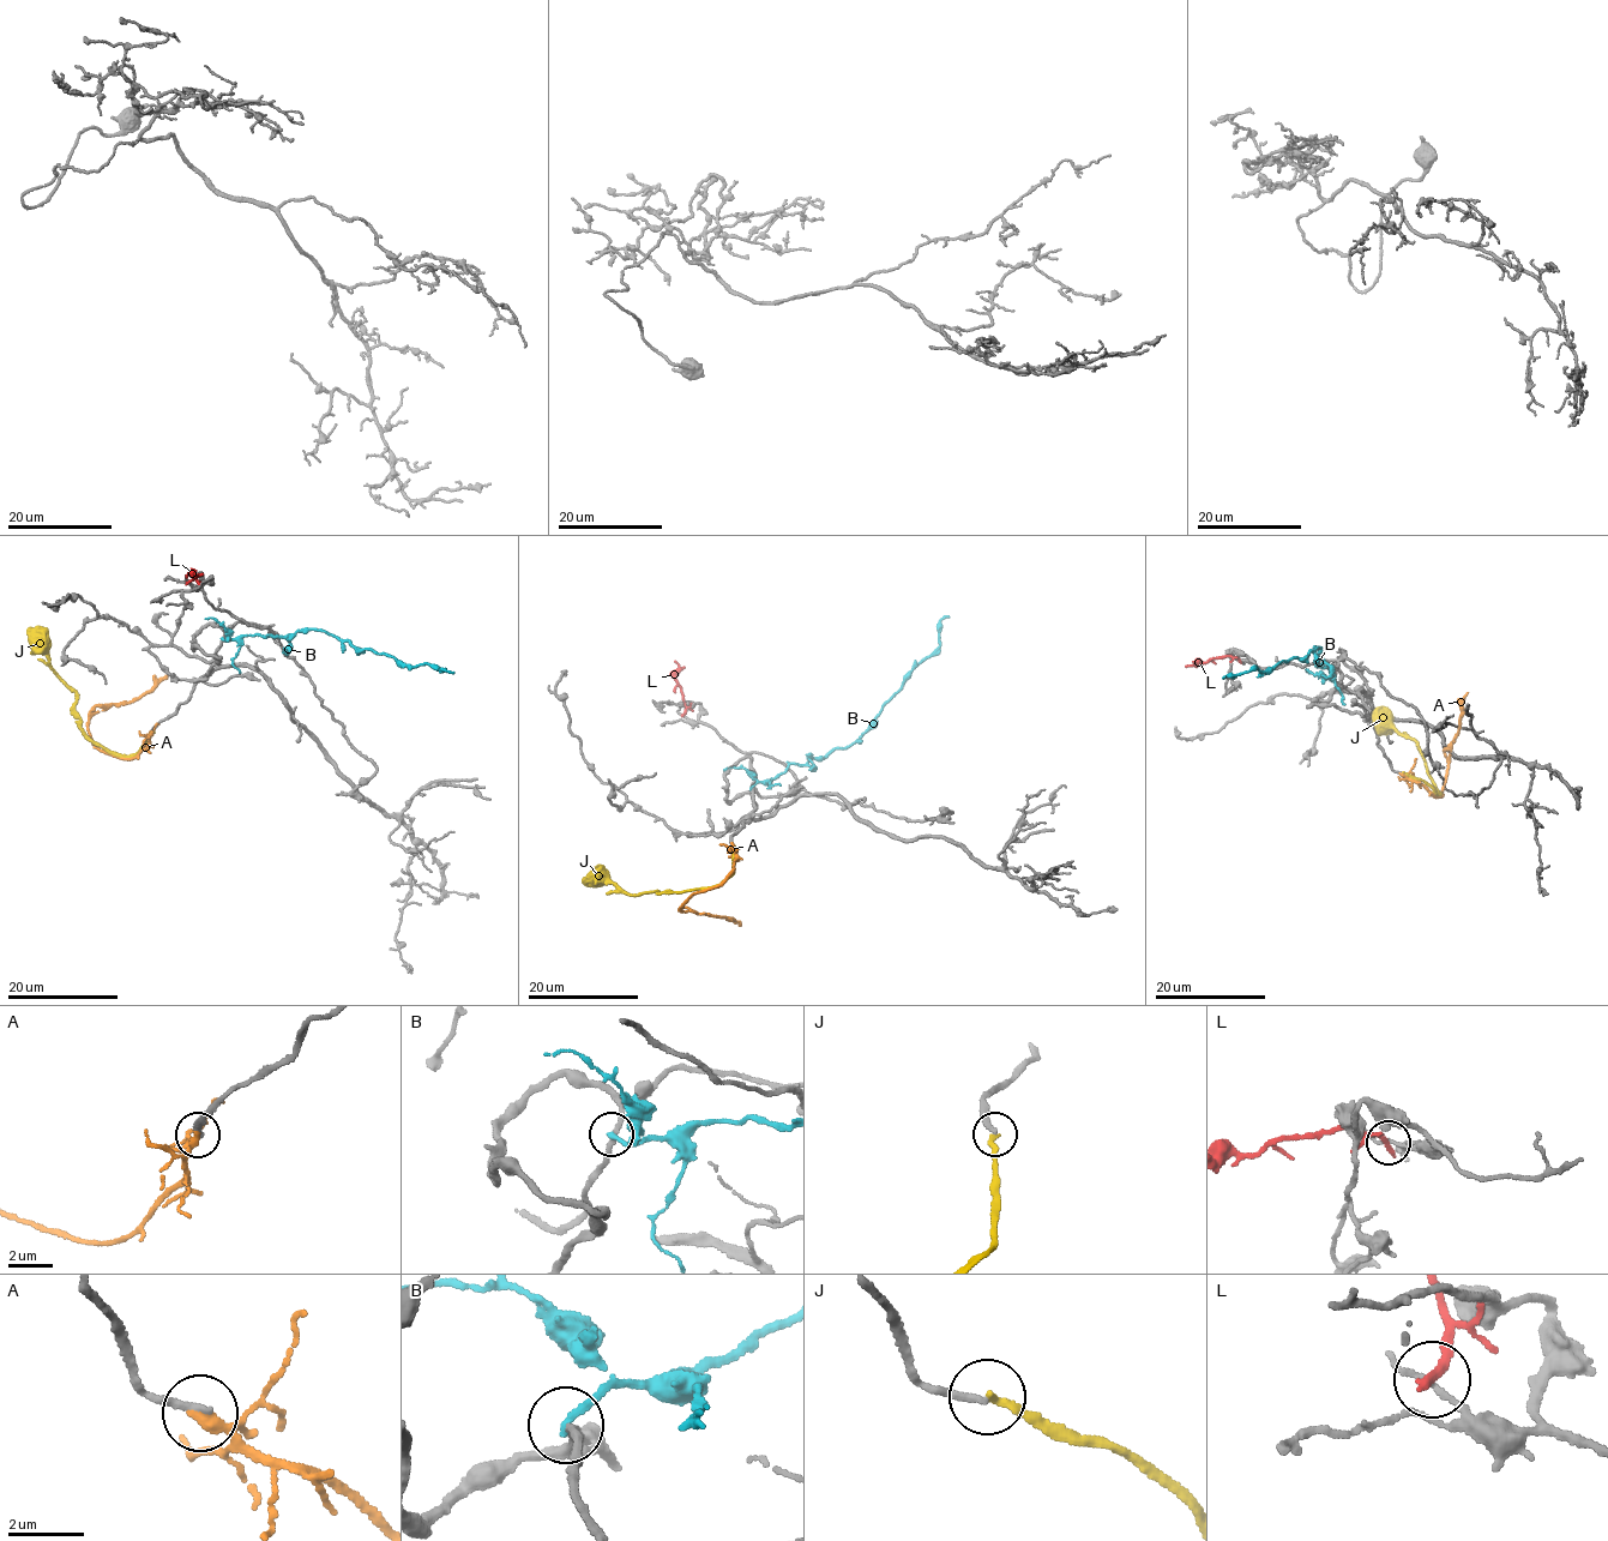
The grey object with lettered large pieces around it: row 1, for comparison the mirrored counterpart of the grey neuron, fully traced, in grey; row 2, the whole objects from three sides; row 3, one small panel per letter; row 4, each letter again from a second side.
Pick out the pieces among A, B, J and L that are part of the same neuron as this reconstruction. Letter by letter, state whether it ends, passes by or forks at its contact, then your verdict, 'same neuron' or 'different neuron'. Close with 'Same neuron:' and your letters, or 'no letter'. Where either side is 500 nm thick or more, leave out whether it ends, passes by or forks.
A: it passes by; different neuron
B: it ends there; different neuron
J: it ends there; different neuron
L: it ends there; different neuron
Same neuron: no letter

